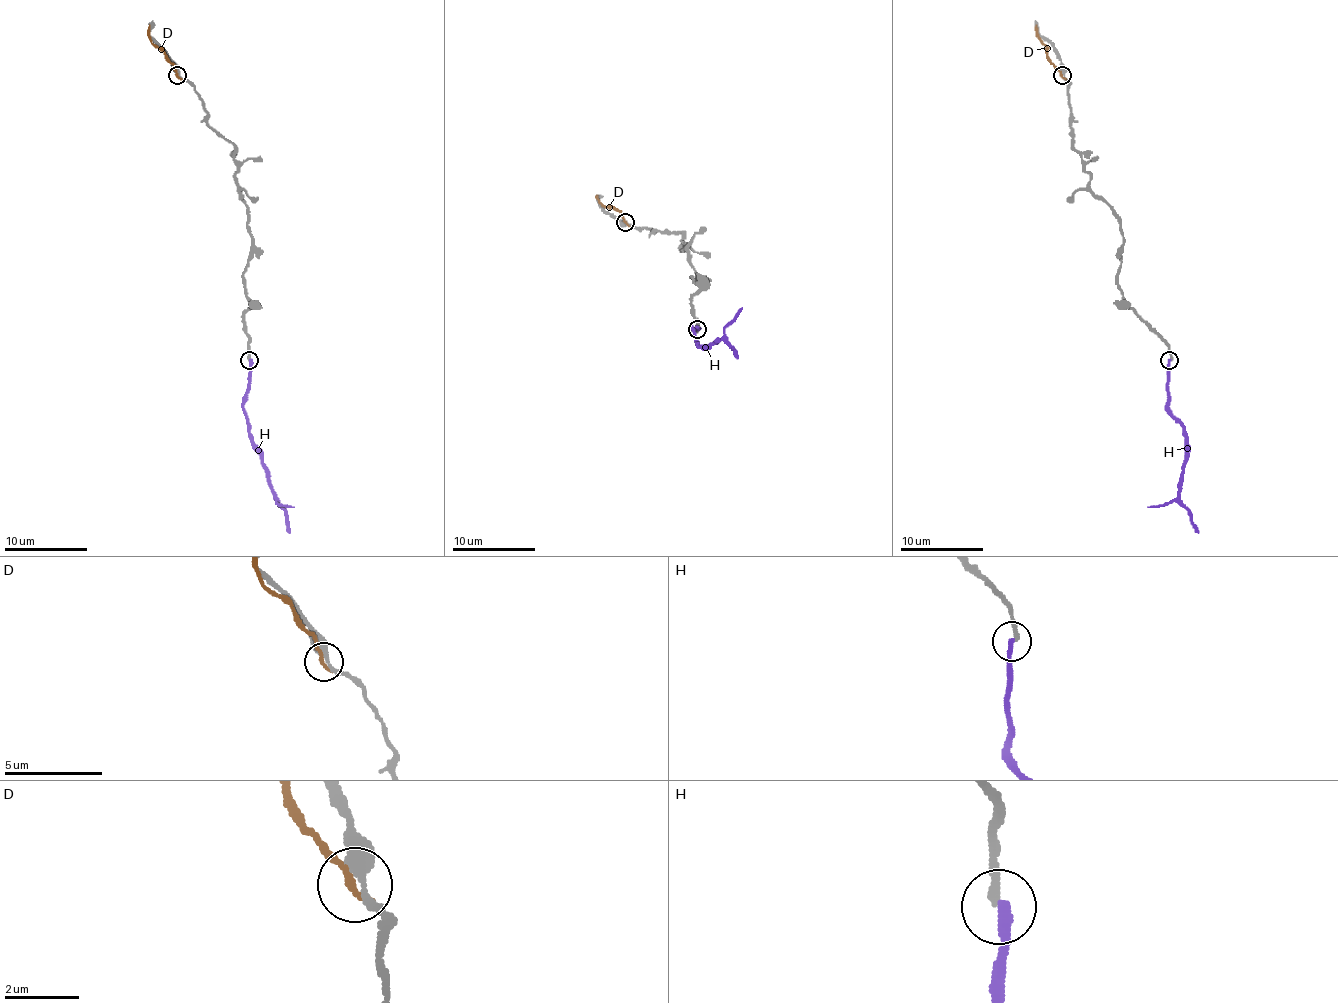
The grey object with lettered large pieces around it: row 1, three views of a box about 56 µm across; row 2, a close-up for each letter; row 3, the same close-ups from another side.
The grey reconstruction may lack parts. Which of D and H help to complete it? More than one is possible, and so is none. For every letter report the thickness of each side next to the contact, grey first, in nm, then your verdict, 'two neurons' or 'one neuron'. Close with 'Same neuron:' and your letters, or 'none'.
D: 360/220 nm | two neurons
H: 240/300 nm | two neurons
Same neuron: none

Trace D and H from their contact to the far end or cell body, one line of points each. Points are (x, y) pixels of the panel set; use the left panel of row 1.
D: (177, 76), (168, 57), (152, 43), (150, 24)
H: (249, 361), (249, 390), (243, 412), (274, 499), (284, 511), (286, 528), (290, 532)

